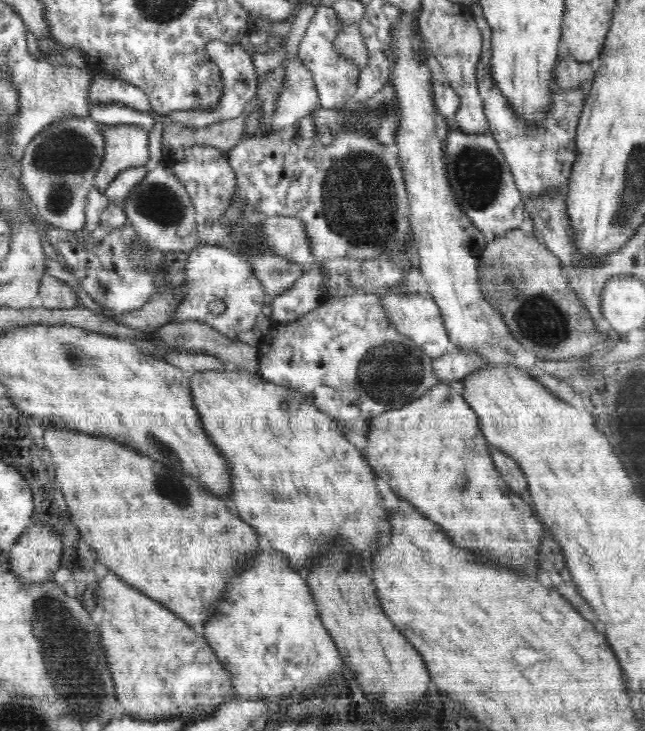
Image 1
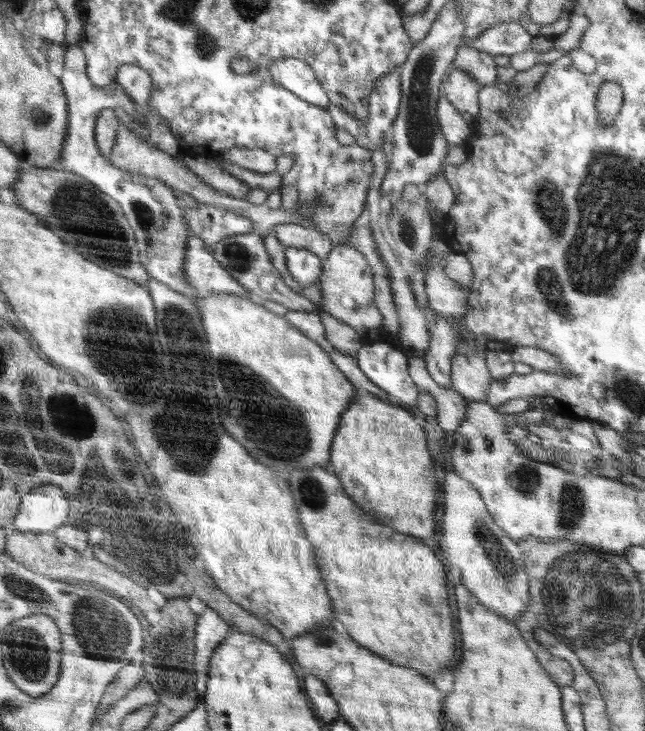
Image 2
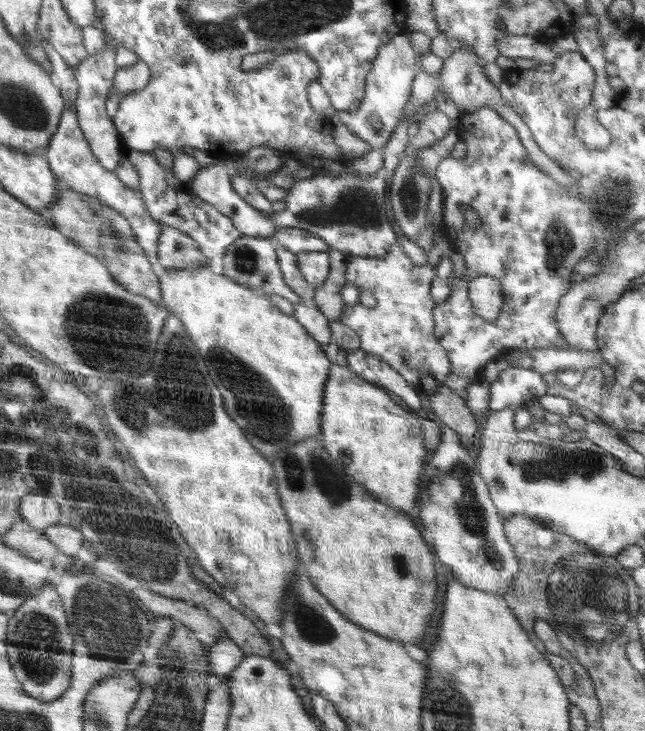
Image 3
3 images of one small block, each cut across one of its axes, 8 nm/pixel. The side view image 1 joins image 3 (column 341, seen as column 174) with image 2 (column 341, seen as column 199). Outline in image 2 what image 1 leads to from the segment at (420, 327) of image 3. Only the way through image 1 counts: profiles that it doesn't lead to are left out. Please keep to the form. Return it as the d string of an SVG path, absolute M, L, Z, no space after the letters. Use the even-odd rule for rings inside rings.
M340 244L330 251L328 257L323 260L323 272L318 284L321 284L323 291L321 310L348 324L361 337L364 345L395 337L386 332L382 313L375 305L373 269L370 268L364 255L354 246Z

